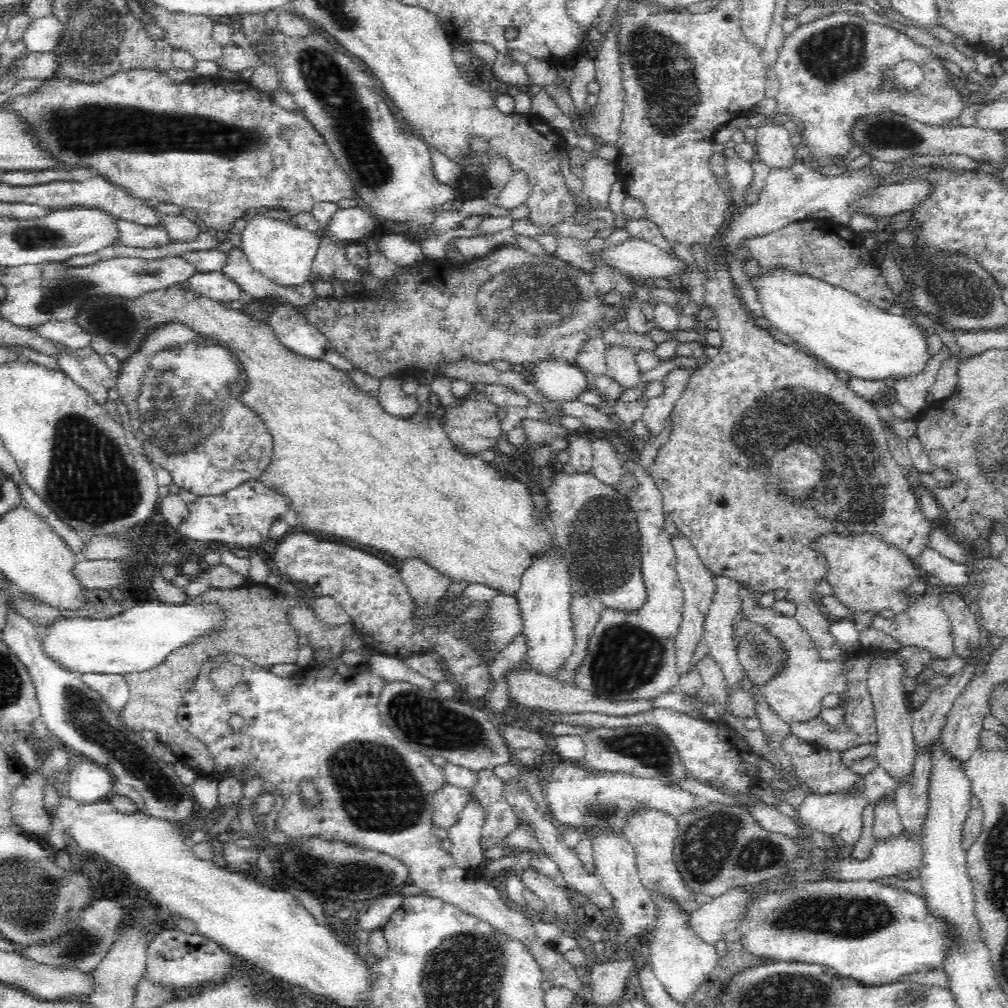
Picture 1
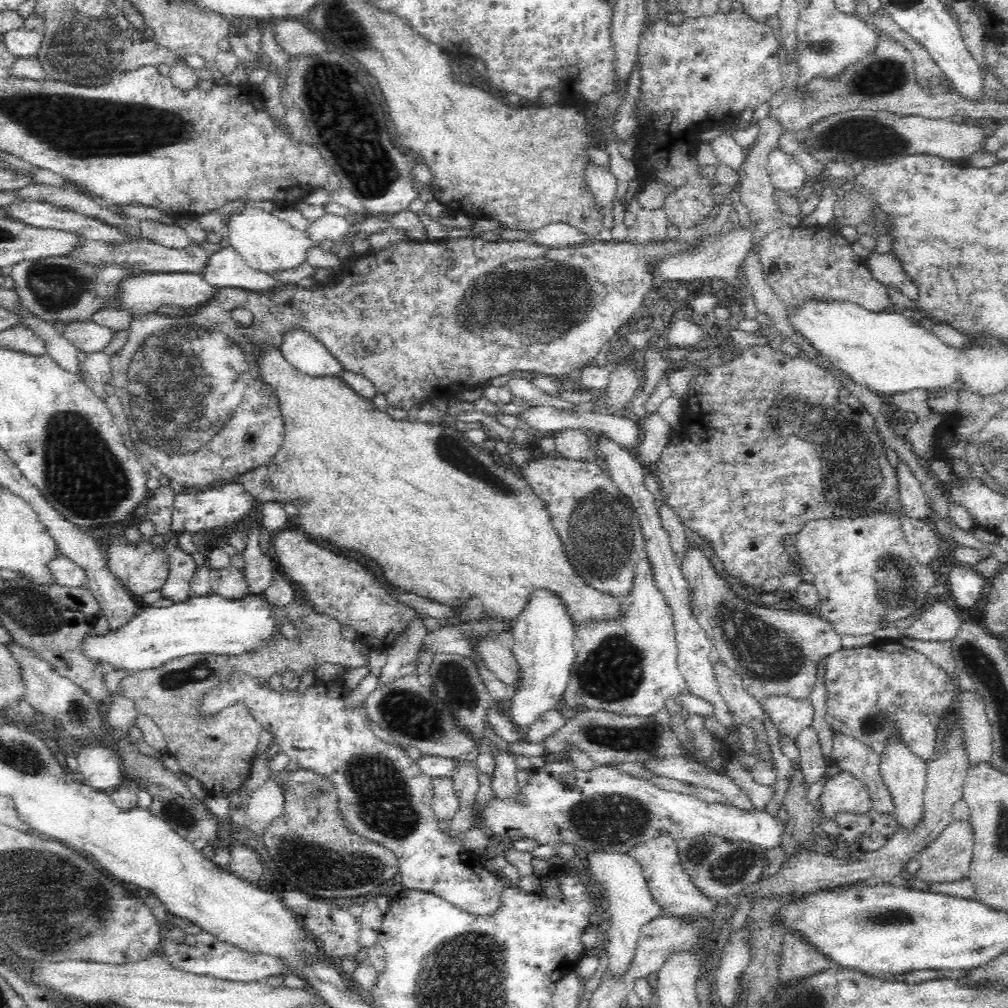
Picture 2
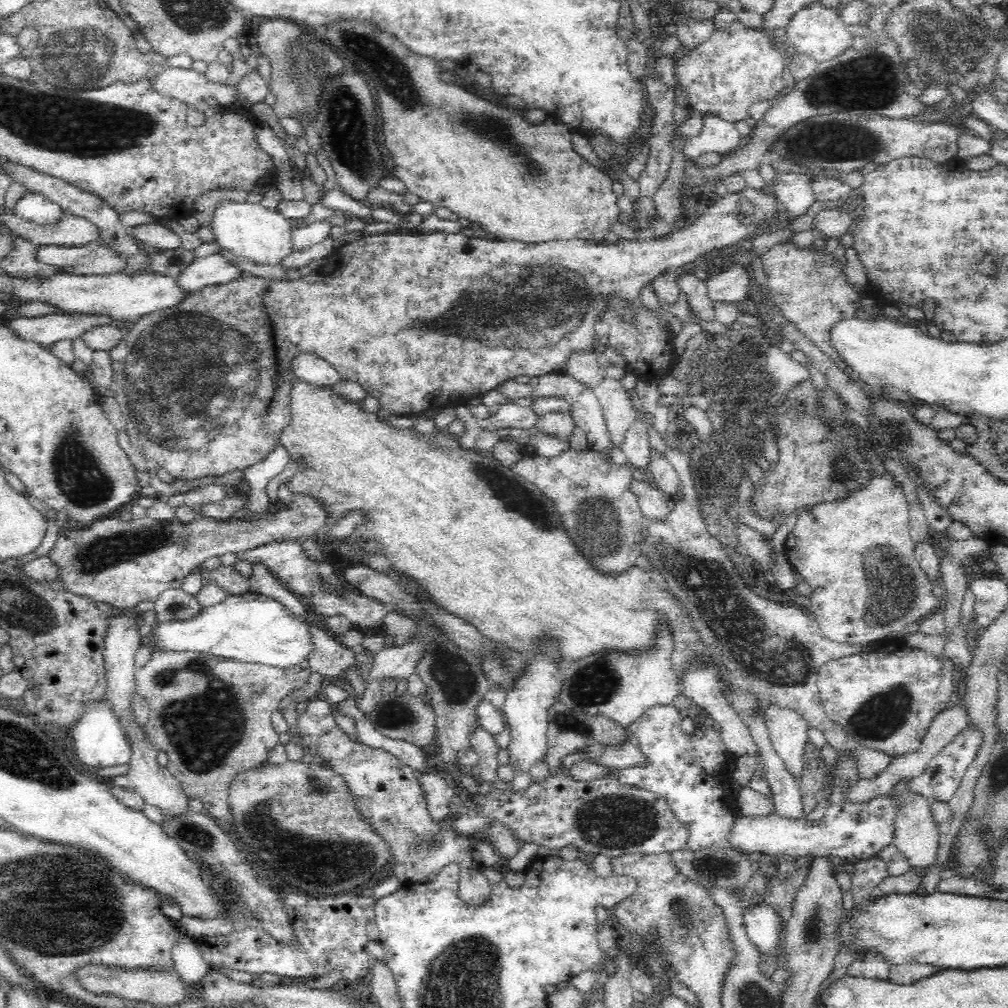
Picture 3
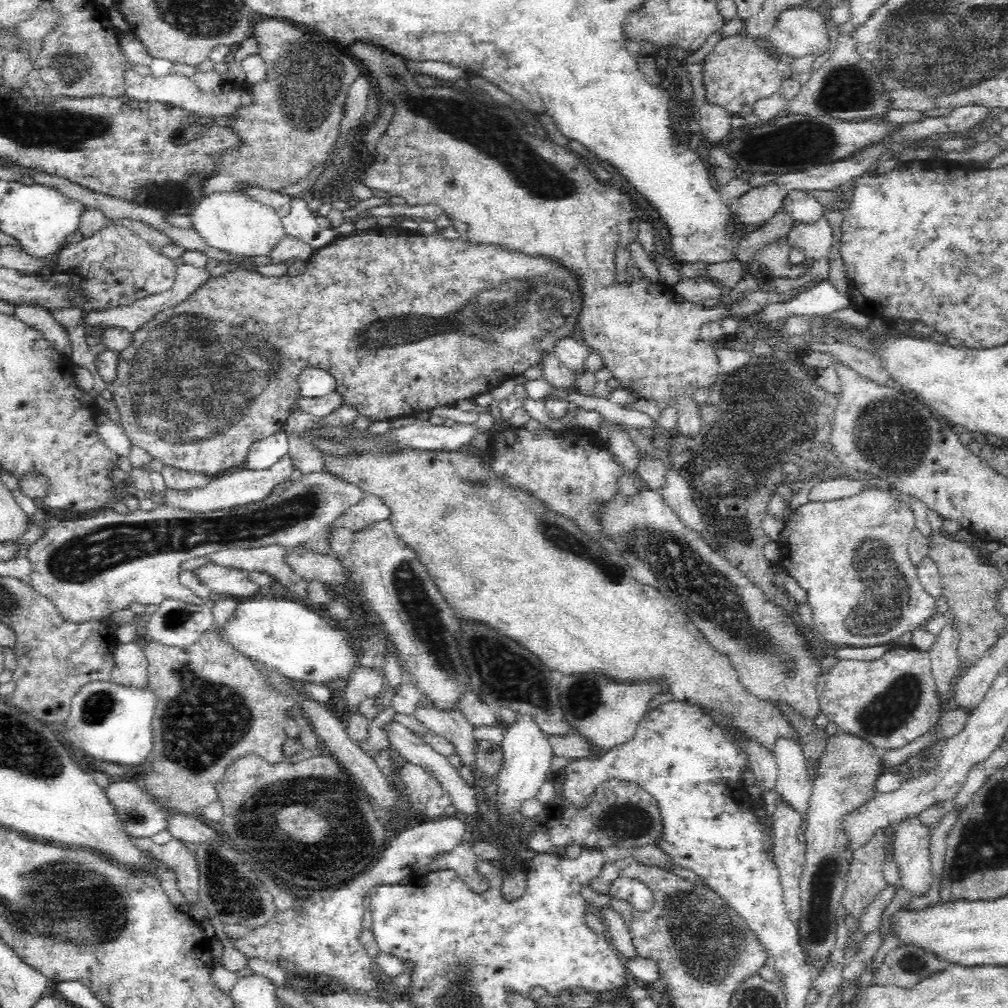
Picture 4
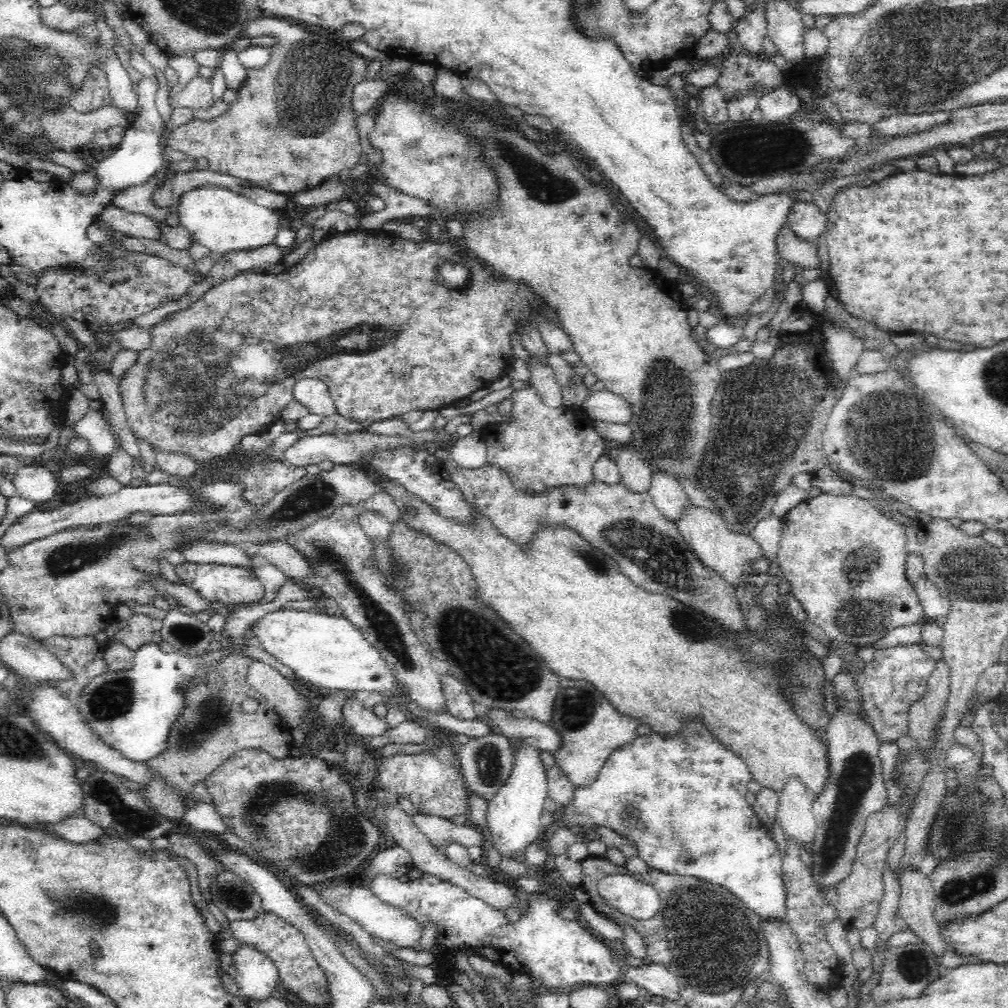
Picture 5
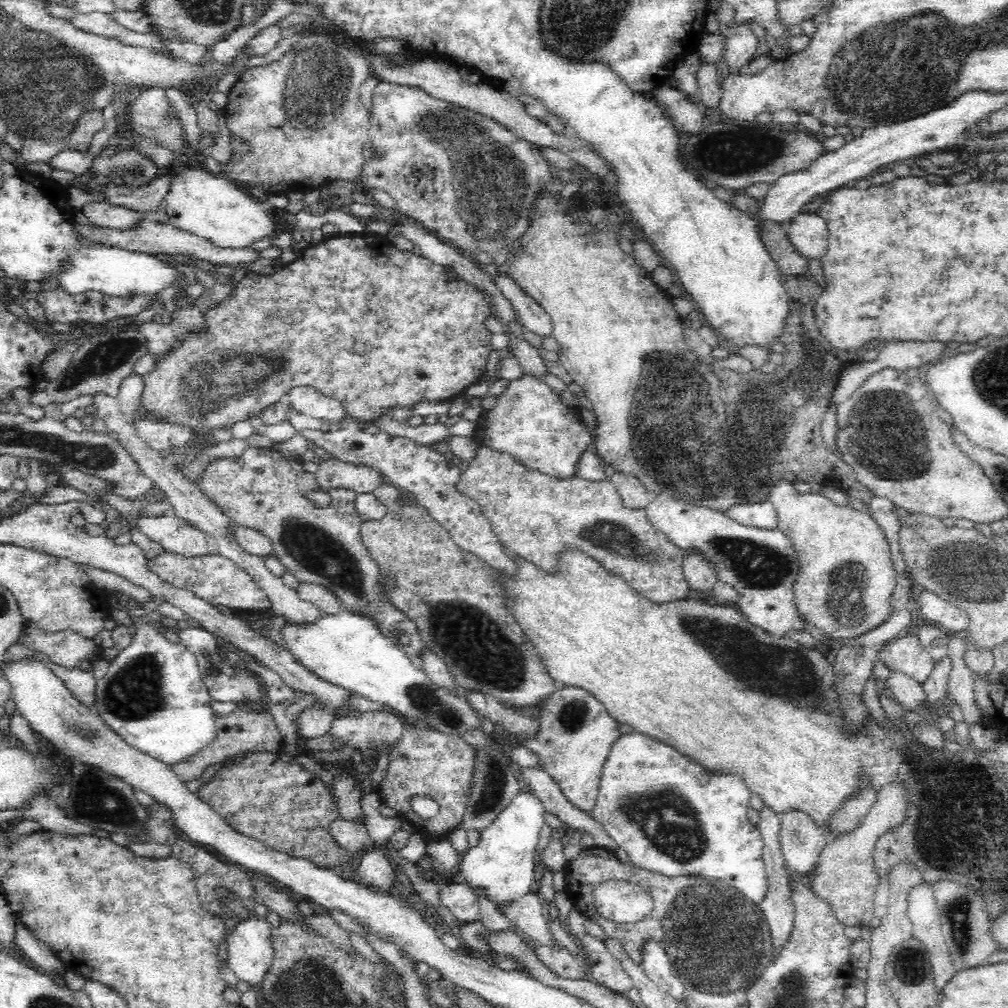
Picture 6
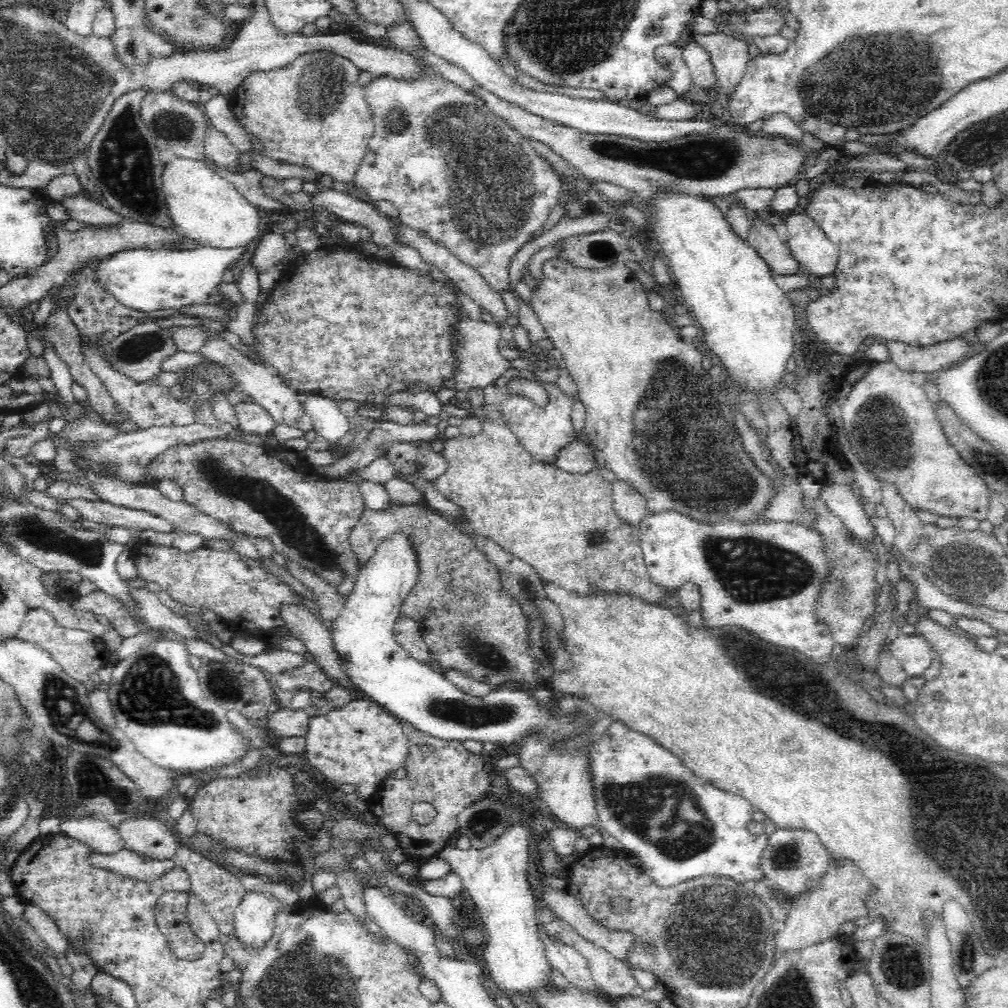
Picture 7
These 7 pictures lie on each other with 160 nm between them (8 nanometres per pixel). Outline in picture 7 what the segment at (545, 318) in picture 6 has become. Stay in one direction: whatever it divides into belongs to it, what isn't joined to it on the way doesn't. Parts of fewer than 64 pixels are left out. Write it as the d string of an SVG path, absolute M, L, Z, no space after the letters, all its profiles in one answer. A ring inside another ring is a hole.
M421 63L420 65L424 69L424 80L394 80L384 76L373 78L363 86L363 93L371 110L375 131L370 140L365 160L358 168L354 184L366 192L372 201L388 200L392 202L399 211L397 223L420 230L431 240L447 247L456 258L476 269L486 279L486 283L493 291L496 293L512 292L514 286L512 286L508 272L512 258L527 242L529 236L540 230L548 220L556 202L558 202L558 197L560 197L561 176L555 172L549 161L536 154L528 140L518 134L518 131L514 130L503 118L490 112L490 109L479 98L471 96L459 86L442 80L430 66Z

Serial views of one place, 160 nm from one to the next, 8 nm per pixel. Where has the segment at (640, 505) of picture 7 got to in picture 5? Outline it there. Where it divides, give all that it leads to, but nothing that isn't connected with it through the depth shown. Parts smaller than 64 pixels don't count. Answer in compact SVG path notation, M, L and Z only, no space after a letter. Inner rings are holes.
M630 444L618 445L615 465L620 471L620 483L630 491L648 491L651 487L652 467L648 459Z

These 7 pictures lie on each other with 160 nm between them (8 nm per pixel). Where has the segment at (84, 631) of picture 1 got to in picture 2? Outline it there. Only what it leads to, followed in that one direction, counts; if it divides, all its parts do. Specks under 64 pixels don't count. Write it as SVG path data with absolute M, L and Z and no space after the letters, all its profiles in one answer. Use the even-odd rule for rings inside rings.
M214 594L204 596L196 595L191 596L191 598L183 600L182 602L173 602L172 606L167 607L157 607L156 605L139 606L136 612L132 615L132 618L130 618L126 624L120 626L120 628L116 628L116 630L109 629L106 634L86 634L86 636L82 636L82 640L80 640L80 651L82 651L82 655L84 655L86 659L90 659L92 663L100 663L105 669L111 668L113 670L124 671L126 674L132 674L138 671L153 670L163 666L170 660L182 658L192 654L222 654L226 656L228 656L228 654L234 654L235 656L238 656L238 654L242 654L242 652L248 652L248 650L258 648L258 640L260 640L260 638L265 638L265 640L268 640L268 638L272 636L272 630L274 630L274 619L272 619L272 615L267 609L268 607L269 603L266 601L266 599L264 599L264 597L254 594L246 595L240 599L228 599Z

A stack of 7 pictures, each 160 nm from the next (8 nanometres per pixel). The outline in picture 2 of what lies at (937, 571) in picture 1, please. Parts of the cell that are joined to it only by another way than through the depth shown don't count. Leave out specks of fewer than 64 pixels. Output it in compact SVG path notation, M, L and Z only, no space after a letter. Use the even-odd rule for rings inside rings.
M955 565L948 568L948 591L954 595L958 607L976 615L983 599L985 579L974 568Z

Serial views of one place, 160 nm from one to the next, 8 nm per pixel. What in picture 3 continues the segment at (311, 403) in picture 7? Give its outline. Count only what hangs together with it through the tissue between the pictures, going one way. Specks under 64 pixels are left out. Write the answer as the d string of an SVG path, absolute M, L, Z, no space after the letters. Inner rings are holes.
M298 351L291 360L296 378L306 379L312 385L332 386L341 379L339 372L320 355Z

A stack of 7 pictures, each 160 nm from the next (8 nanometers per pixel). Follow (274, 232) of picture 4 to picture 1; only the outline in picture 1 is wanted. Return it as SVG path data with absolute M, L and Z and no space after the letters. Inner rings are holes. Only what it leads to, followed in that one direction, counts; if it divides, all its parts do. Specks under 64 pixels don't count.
M254 213L247 218L240 244L240 250L254 270L274 284L300 289L313 282L312 264L319 247L318 232L293 226L287 220L272 220Z

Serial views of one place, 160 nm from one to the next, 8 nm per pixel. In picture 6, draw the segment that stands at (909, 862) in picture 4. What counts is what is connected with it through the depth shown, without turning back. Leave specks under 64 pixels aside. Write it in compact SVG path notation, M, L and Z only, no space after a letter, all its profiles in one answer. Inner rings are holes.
M924 882L913 886L907 894L907 909L911 933L926 947L932 965L934 983L938 987L938 992L941 992L941 988L957 970L941 931L933 888Z

